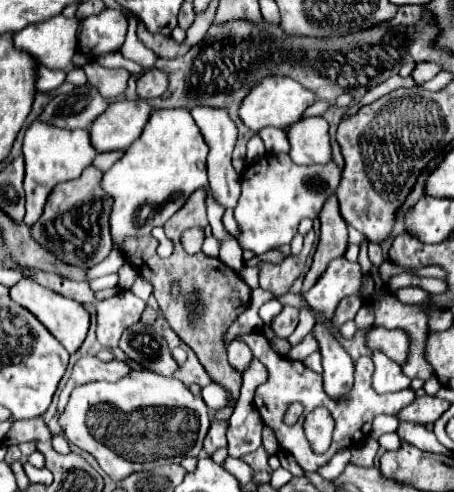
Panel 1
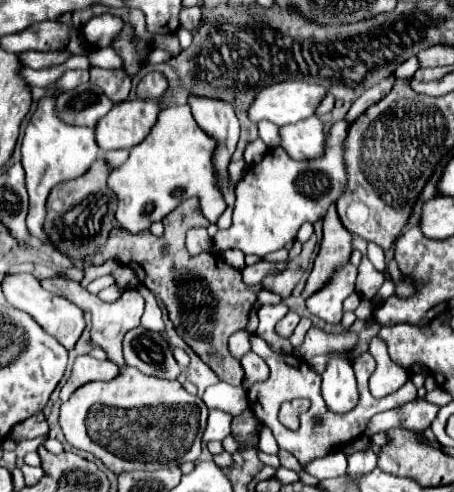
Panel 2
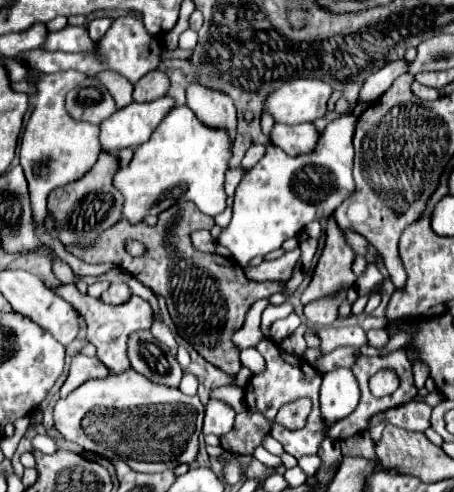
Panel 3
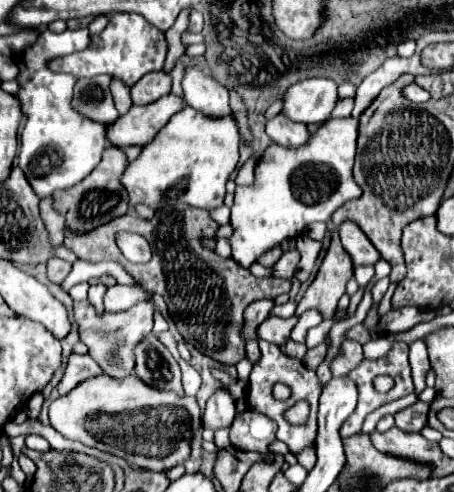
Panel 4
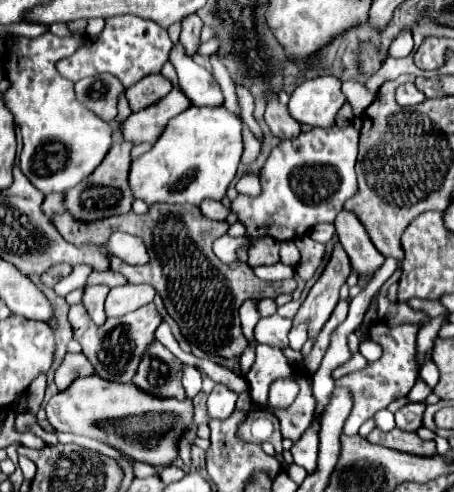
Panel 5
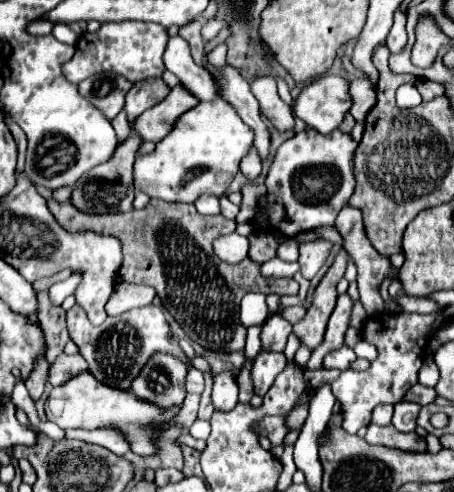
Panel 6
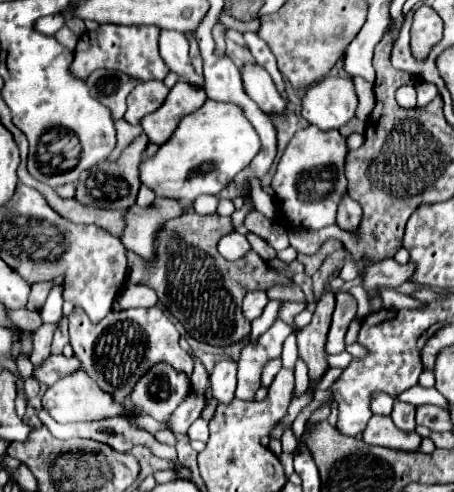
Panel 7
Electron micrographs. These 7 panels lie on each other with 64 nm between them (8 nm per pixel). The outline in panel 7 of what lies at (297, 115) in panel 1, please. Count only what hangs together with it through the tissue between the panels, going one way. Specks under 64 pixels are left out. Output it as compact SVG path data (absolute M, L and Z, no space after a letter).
M328 76L308 88L302 100L302 116L320 130L342 128L354 118L358 96L352 78Z

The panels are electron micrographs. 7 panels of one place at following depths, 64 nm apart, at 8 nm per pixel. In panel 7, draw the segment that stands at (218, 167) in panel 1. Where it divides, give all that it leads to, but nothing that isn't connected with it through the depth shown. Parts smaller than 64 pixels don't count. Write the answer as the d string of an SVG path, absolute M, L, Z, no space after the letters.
M160 30L158 44L160 44L160 56L170 66L172 72L182 76L190 84L202 86L202 76L196 76L192 66L190 66L186 34L174 32L174 30Z

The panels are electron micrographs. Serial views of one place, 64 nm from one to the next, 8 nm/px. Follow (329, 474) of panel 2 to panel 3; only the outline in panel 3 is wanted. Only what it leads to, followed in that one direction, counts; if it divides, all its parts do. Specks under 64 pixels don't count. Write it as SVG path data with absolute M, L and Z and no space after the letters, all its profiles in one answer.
M302 456L298 460L298 466L306 472L307 476L313 476L314 472L321 466L321 460L318 456Z

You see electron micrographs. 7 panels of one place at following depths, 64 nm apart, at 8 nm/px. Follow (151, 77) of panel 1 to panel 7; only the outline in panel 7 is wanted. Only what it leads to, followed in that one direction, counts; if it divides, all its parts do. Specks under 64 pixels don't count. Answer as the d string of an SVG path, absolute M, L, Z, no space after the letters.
M140 82L134 92L128 96L128 110L124 114L124 120L130 124L140 124L140 120L154 112L162 100L166 98L168 88L162 82Z

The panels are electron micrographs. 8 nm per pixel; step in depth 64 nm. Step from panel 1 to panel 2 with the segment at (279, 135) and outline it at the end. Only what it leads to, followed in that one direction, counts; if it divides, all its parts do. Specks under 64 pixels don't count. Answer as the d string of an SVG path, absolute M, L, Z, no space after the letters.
M264 120L260 126L258 126L258 130L260 130L260 138L262 140L270 140L270 148L274 148L274 146L278 146L278 128L268 120Z

